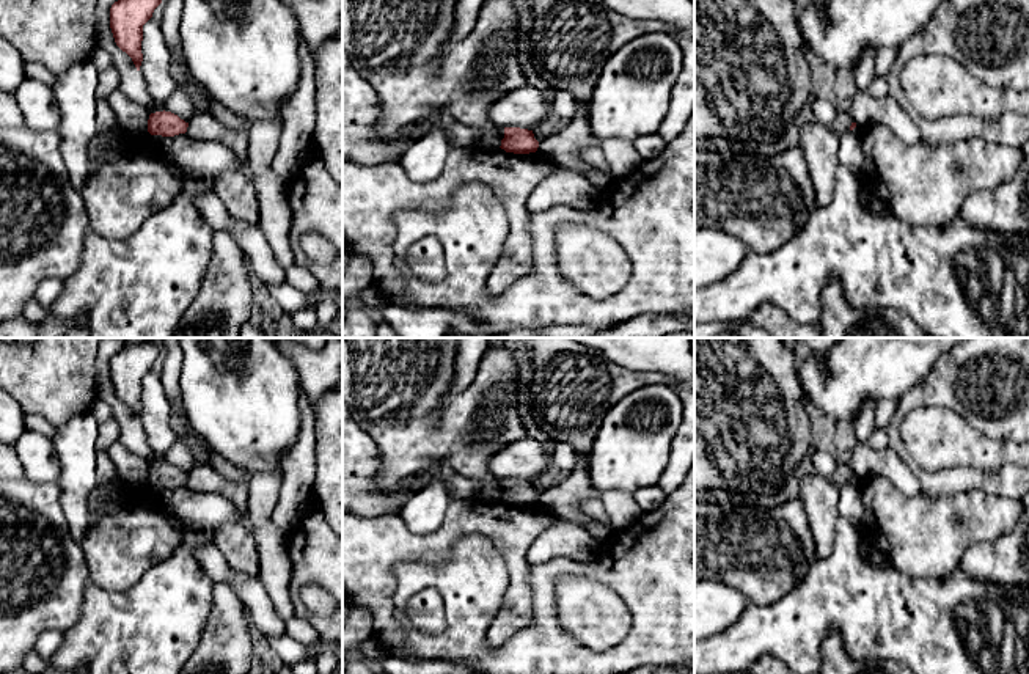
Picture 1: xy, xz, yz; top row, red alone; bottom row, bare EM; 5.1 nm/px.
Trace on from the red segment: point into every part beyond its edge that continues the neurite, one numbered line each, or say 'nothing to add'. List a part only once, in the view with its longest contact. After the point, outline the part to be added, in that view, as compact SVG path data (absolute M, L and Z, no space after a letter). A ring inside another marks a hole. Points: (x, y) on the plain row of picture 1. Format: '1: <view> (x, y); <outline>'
nothing to add

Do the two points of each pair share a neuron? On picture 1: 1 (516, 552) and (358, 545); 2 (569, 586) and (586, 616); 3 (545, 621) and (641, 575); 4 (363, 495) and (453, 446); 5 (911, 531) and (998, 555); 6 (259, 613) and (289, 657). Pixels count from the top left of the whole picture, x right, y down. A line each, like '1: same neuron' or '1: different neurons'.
1: same neuron
2: same neuron
3: same neuron
4: different neurons
5: different neurons
6: different neurons

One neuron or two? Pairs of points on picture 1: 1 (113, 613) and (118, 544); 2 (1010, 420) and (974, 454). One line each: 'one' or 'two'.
1: two
2: two

